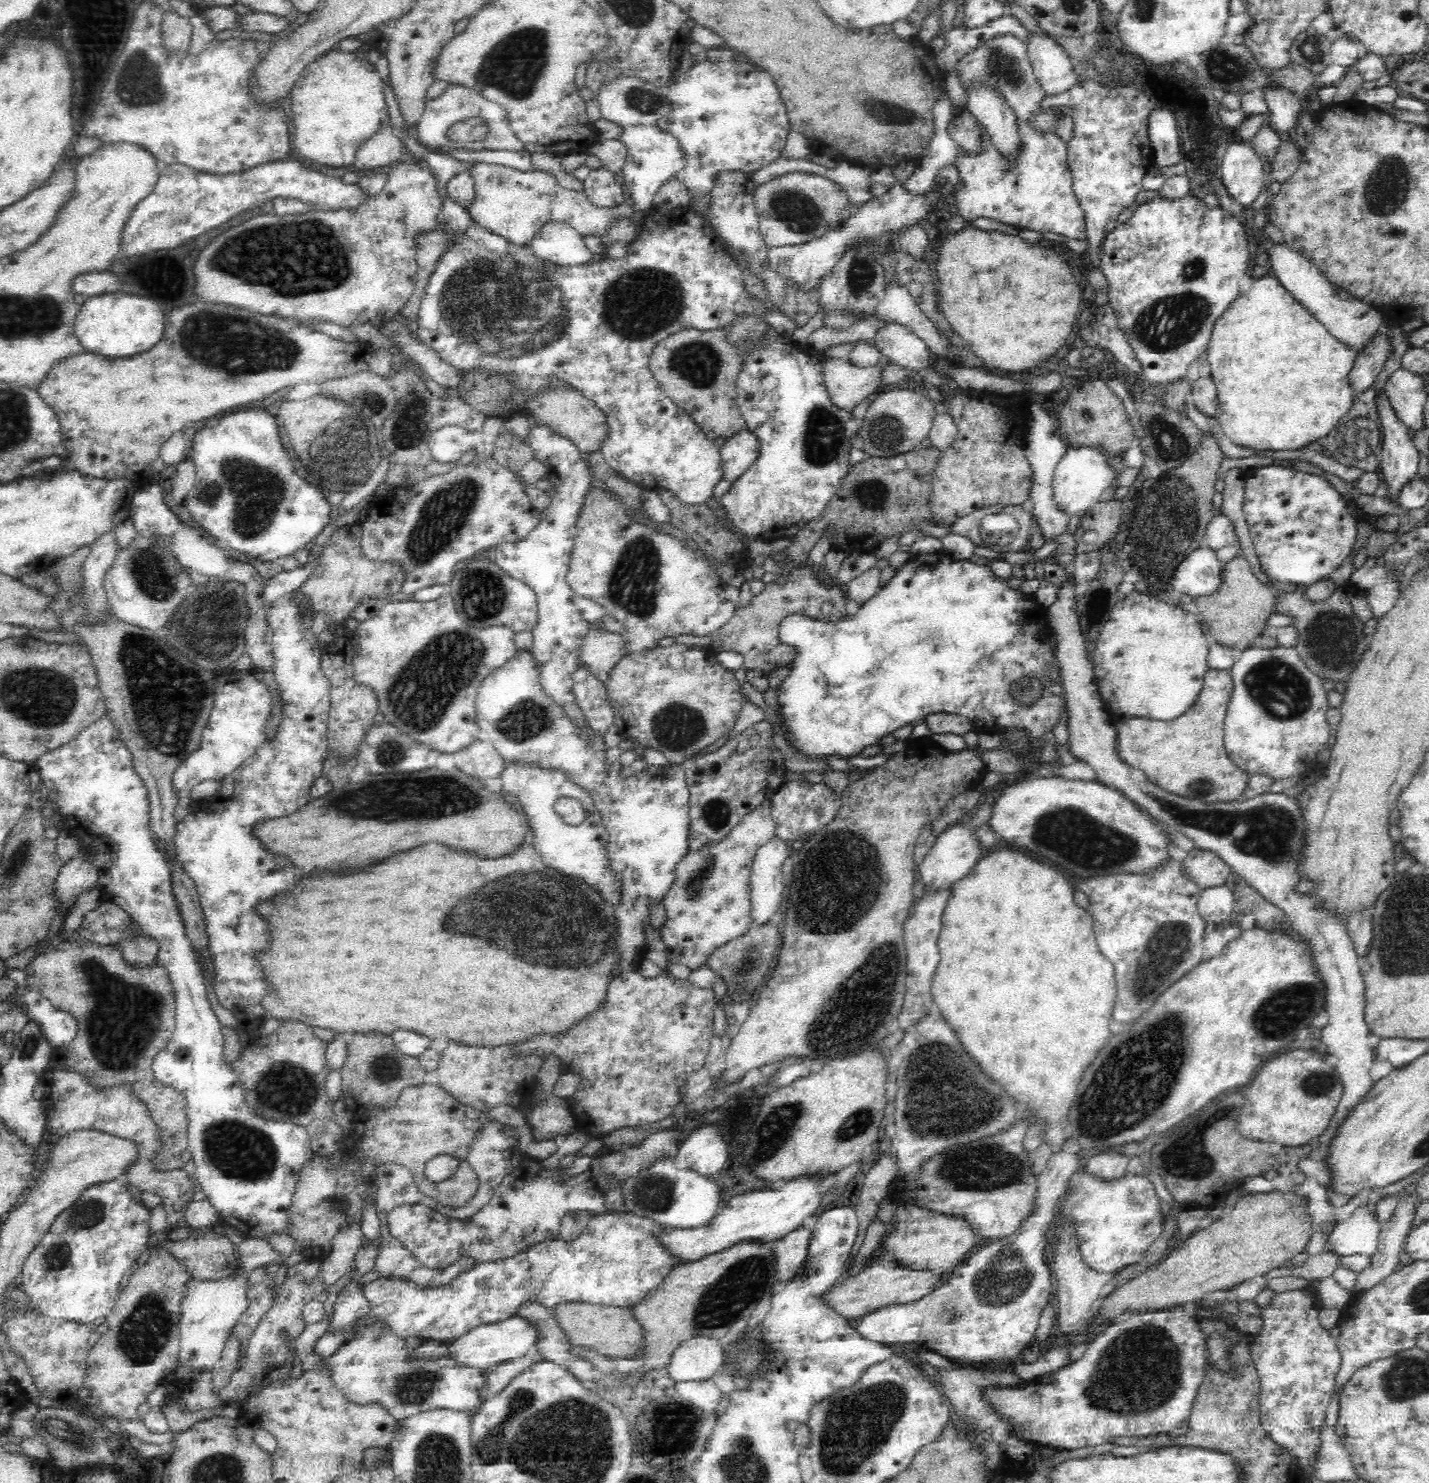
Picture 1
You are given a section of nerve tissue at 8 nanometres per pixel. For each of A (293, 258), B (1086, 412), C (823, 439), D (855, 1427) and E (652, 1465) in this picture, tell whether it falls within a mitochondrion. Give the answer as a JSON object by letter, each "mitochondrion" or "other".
{"A":"mitochondrion","B":"mitochondrion","C":"mitochondrion","D":"mitochondrion","E":"other"}

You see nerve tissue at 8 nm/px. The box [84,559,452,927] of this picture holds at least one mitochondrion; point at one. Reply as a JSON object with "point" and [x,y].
{"point":[163,688]}

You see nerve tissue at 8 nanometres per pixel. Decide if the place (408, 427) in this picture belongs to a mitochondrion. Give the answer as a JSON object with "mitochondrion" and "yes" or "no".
{"mitochondrion":"yes"}

